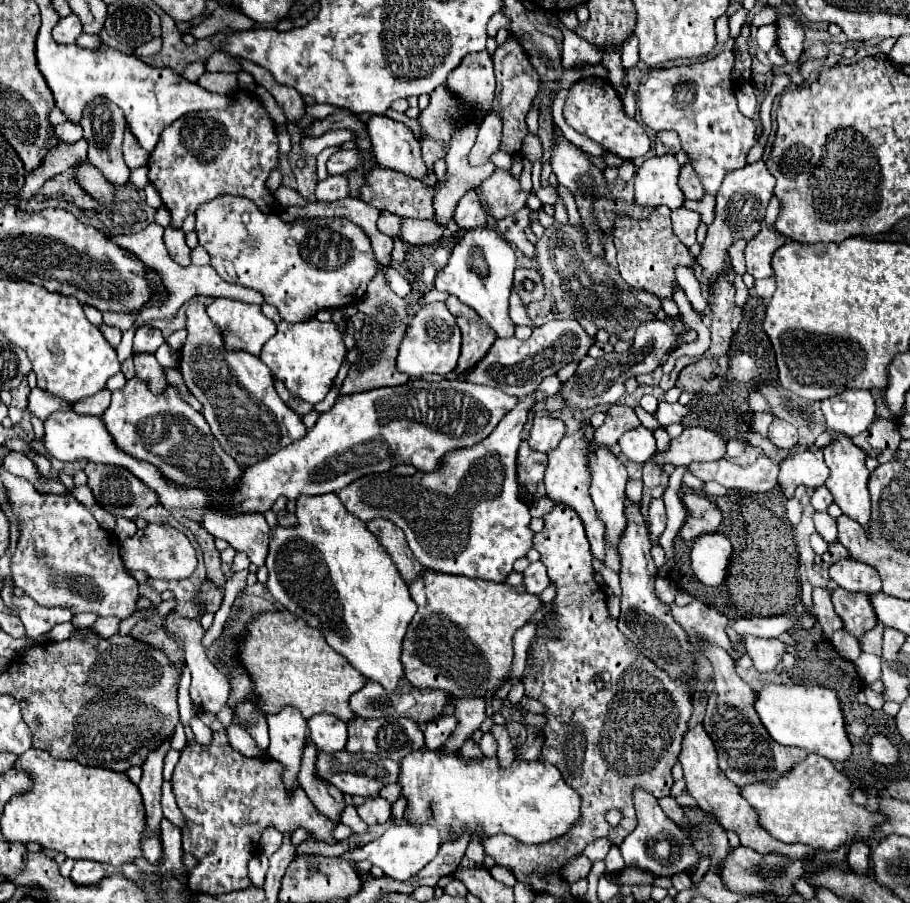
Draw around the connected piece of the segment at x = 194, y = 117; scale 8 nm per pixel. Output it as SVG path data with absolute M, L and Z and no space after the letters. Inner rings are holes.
M252 92L234 94L236 106L230 110L210 110L184 114L172 122L150 154L148 178L172 214L172 226L182 228L186 216L220 194L246 196L264 212L274 212L276 204L264 182L278 166L276 126Z

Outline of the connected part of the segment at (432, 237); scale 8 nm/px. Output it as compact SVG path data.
M402 220L400 238L408 244L432 244L444 236L446 228L434 220Z

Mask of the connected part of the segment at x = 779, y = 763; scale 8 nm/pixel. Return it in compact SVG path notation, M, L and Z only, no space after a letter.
M690 638L692 650L698 646L706 650L706 656L714 664L714 680L716 688L708 698L708 708L706 708L706 718L704 718L704 730L708 736L714 740L716 752L718 752L718 766L726 774L728 780L732 780L736 786L746 786L754 782L770 782L778 780L780 776L786 776L798 762L802 762L808 752L806 750L794 750L786 746L778 746L766 734L766 728L762 722L758 722L758 714L754 714L754 690L736 674L734 662L730 654L724 648L718 646L704 646L696 638Z

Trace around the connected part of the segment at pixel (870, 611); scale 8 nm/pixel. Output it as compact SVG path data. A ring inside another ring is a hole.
M836 588L832 592L832 604L836 608L836 614L844 622L844 630L856 640L860 640L868 630L878 624L878 618L866 594L852 594L844 588Z

